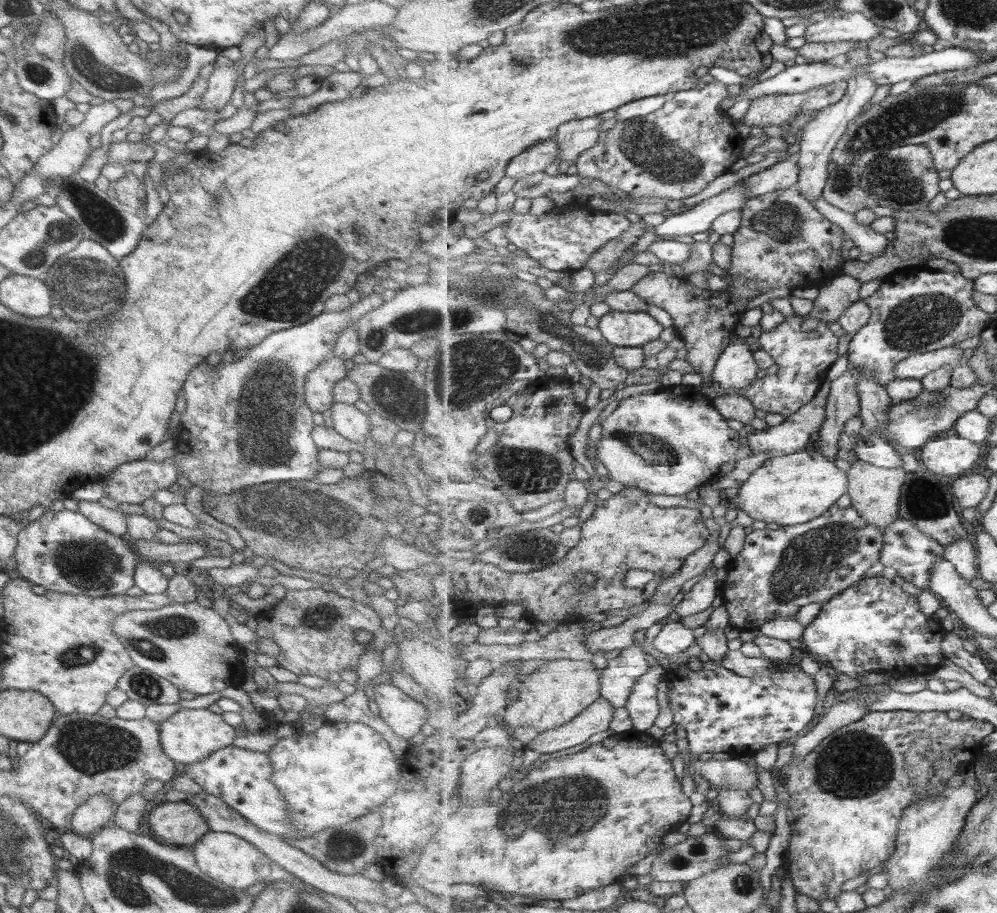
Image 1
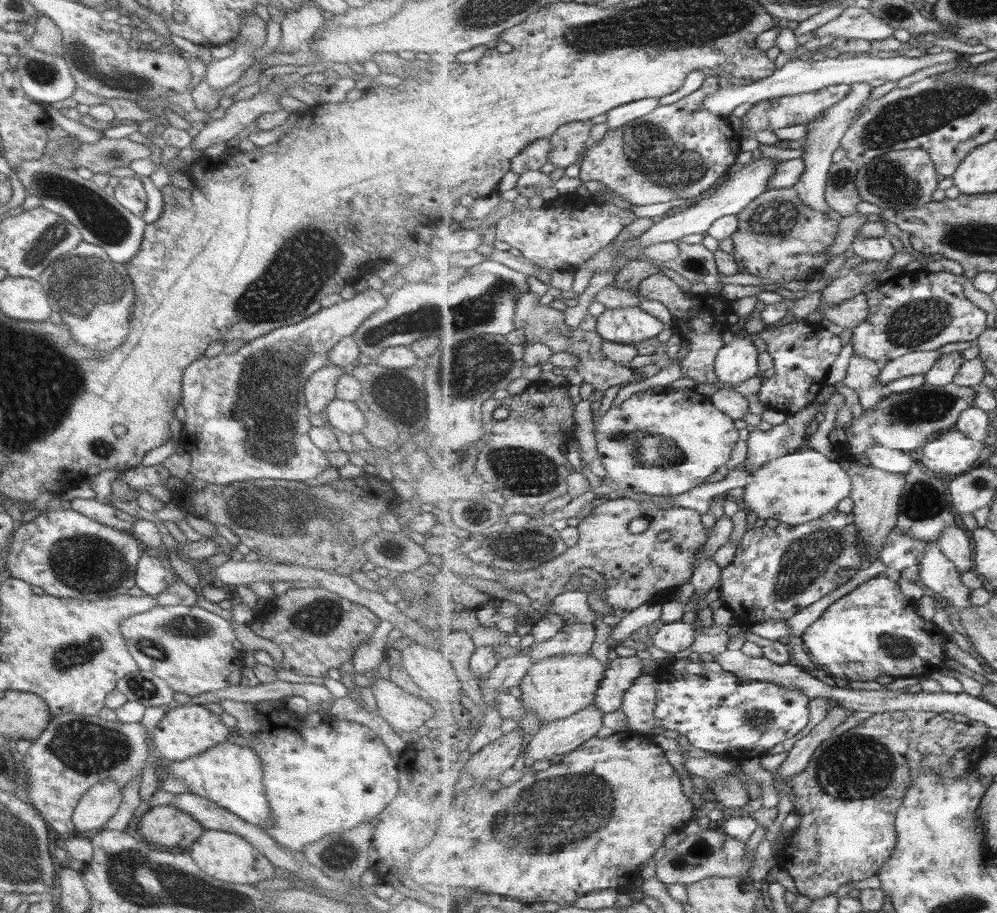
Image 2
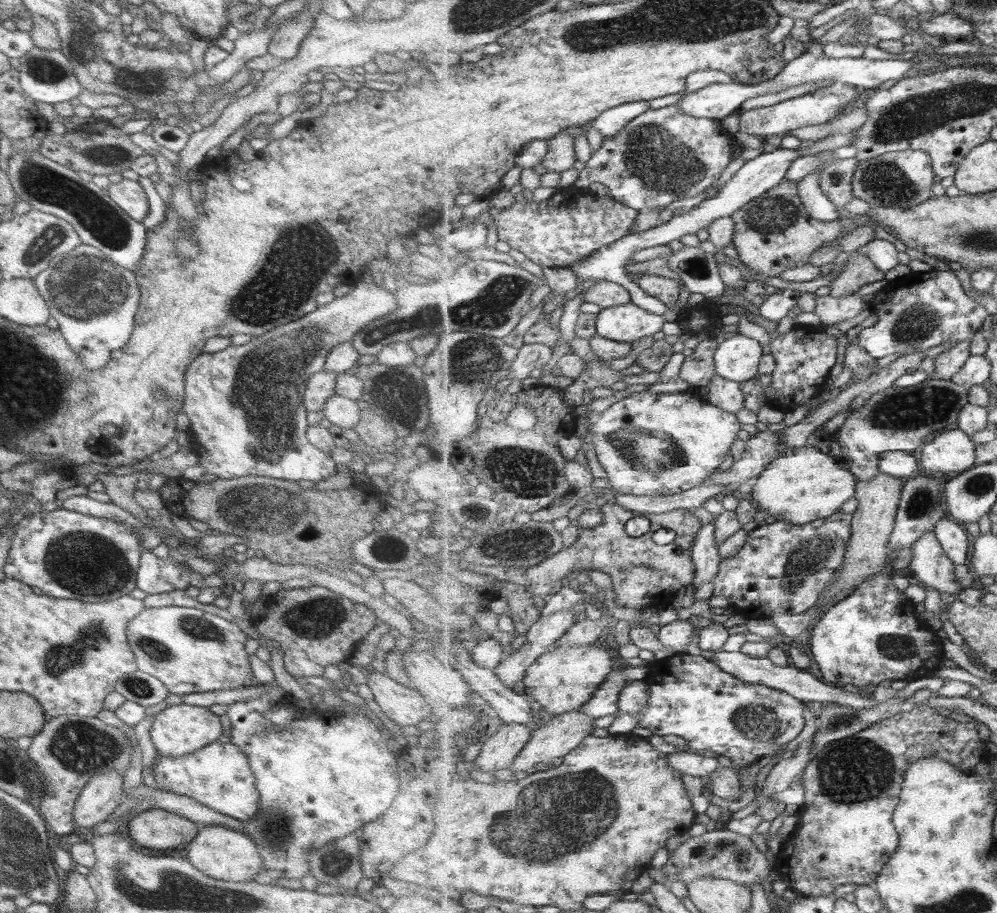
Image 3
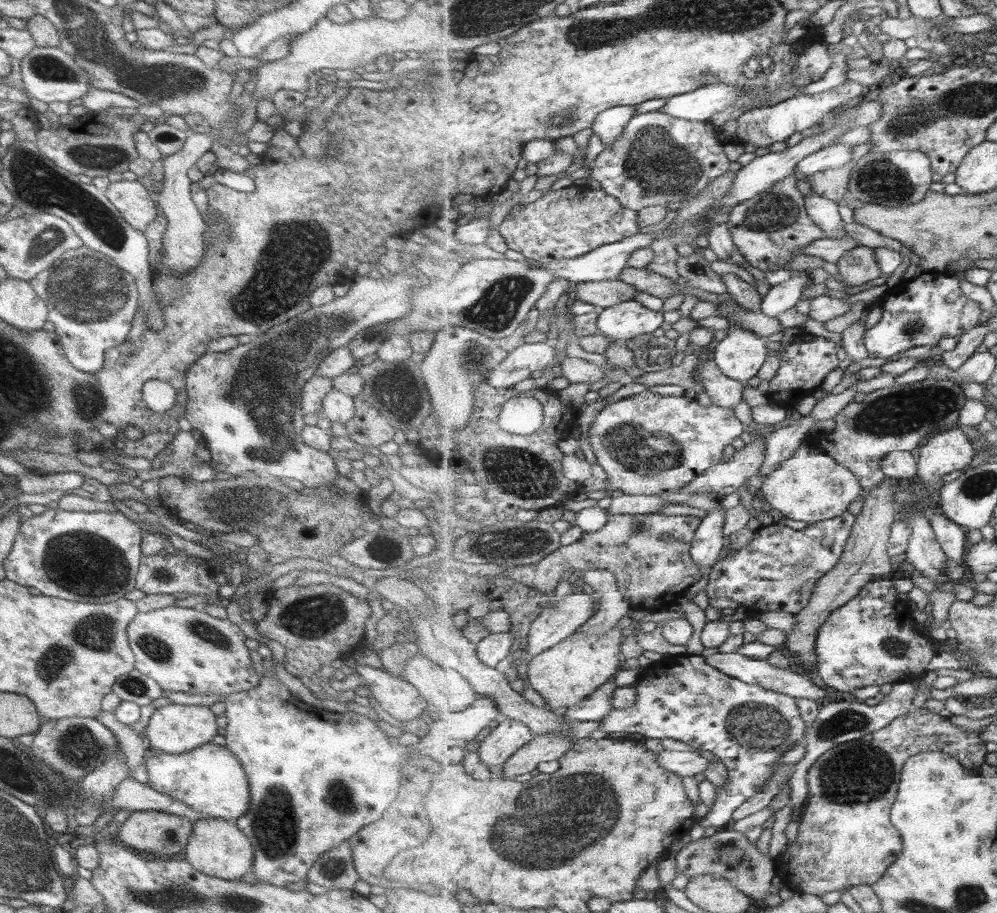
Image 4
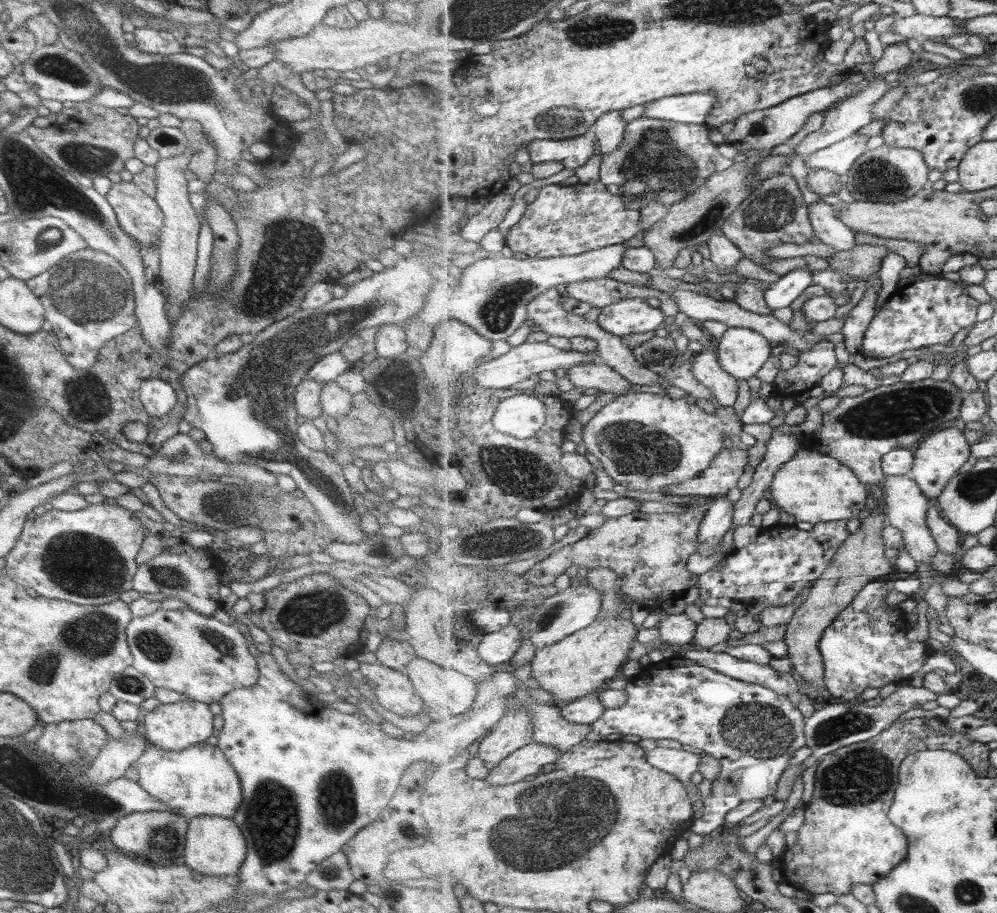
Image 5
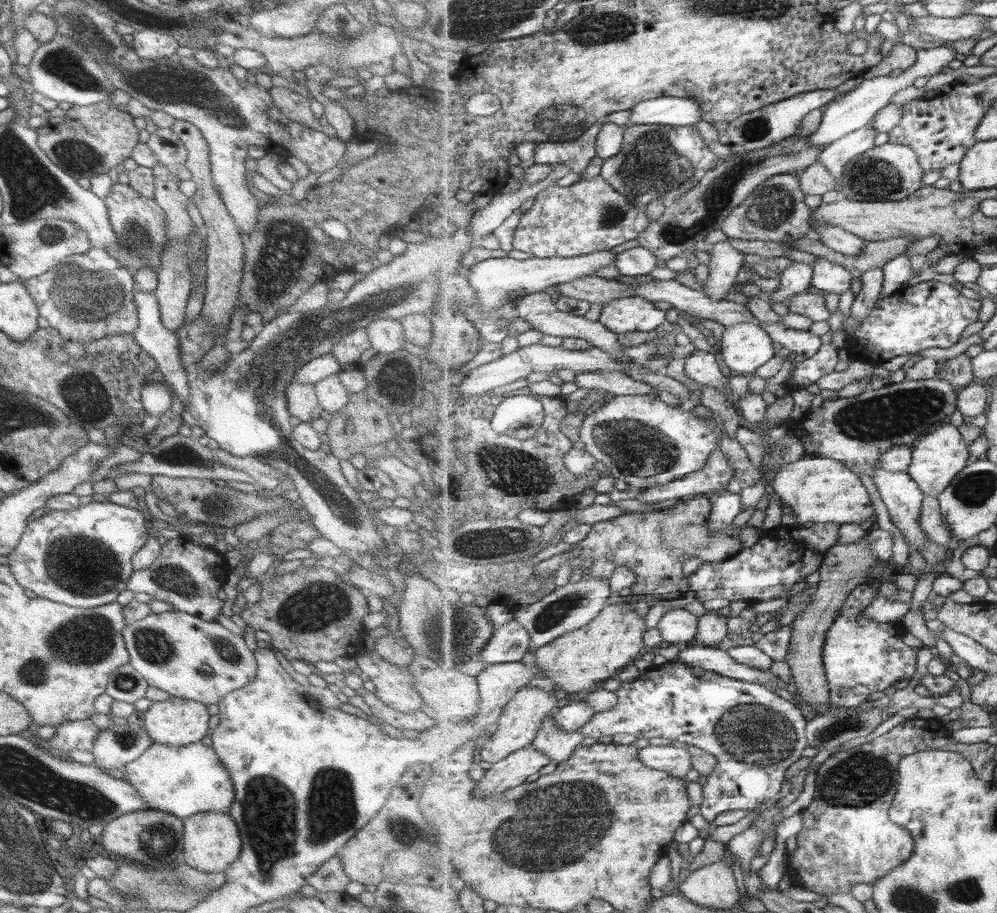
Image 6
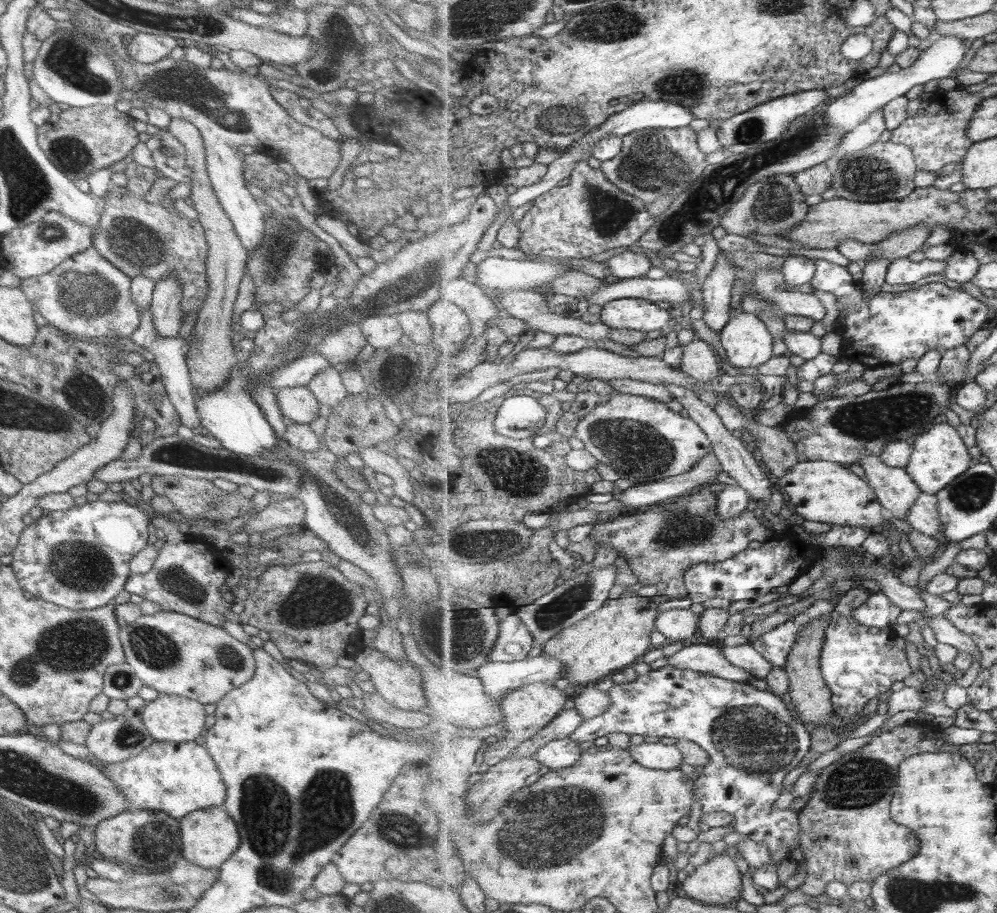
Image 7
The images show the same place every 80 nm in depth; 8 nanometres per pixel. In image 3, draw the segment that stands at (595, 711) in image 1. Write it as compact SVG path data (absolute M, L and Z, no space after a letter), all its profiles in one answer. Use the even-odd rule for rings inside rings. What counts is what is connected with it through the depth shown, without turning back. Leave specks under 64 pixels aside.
M571 711L554 716L542 727L535 729L531 740L528 740L525 748L519 753L517 760L510 766L510 770L518 776L525 775L533 771L533 766L537 762L550 764L551 758L564 757L572 750L575 750L588 736L591 736L595 721L596 718L581 711Z

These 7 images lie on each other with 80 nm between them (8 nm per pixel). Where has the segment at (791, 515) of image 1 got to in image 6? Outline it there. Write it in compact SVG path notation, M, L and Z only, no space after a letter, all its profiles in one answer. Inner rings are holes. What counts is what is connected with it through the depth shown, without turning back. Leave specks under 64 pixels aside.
M805 454L801 460L781 466L772 486L785 507L796 515L797 525L805 522L859 524L874 520L873 502L859 475L833 458Z

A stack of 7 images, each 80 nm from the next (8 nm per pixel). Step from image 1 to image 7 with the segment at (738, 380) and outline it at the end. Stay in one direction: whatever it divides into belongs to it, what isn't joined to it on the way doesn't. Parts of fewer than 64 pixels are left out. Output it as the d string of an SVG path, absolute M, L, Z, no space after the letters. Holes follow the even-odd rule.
M740 306L737 308L737 315L723 328L720 342L729 364L737 369L755 370L774 358L775 338L767 324L755 313L742 312Z

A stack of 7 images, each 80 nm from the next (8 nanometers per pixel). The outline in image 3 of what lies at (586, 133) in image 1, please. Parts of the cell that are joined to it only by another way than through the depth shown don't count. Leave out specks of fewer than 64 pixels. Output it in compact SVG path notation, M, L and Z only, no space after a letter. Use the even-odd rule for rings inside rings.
M569 128L562 130L548 141L548 153L543 159L542 165L549 171L565 172L571 170L577 162L575 156L575 138L583 132L583 128Z

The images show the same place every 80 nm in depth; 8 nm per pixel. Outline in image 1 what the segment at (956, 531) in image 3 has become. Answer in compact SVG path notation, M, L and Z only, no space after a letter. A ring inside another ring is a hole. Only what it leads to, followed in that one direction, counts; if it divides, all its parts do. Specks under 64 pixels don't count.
M960 538L949 544L945 544L944 558L953 562L959 574L969 582L980 576L978 567L978 550L971 541Z

